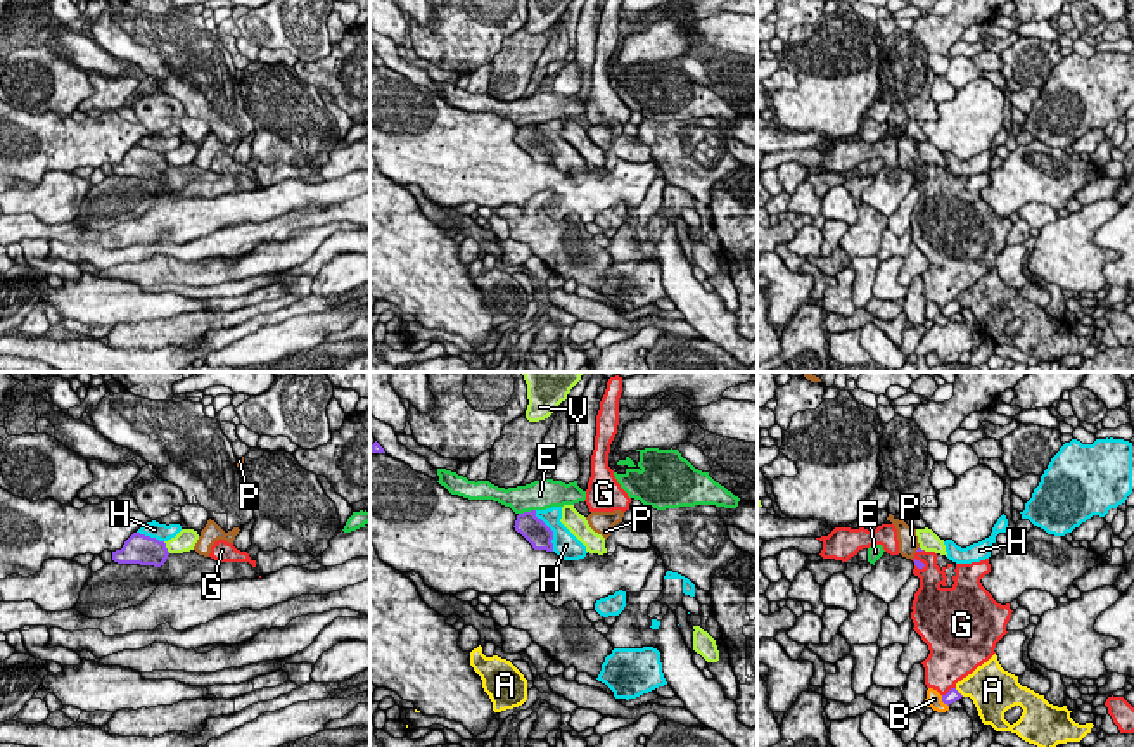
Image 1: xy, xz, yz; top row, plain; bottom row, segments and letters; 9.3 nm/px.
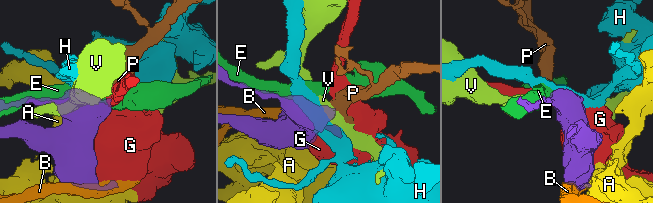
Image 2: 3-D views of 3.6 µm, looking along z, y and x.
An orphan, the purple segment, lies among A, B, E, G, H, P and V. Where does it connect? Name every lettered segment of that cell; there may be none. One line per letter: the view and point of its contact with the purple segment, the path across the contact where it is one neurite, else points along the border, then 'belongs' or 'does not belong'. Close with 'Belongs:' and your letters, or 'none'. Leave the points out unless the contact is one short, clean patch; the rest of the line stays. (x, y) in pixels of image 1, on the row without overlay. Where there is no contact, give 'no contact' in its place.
A: yz (958, 305) | does not belong
B: yz (942, 313) | does not belong
E: xz (526, 125) | does not belong
G: yz (949, 303) | does not belong
H: xz (552, 144) | does not belong
P: no contact | belongs
V: xy (165, 159) | does not belong
Belongs: P

